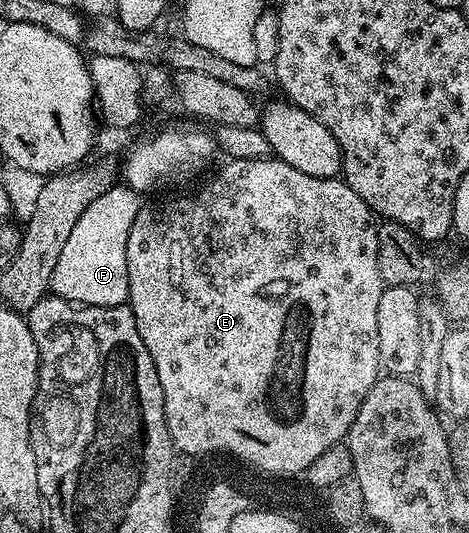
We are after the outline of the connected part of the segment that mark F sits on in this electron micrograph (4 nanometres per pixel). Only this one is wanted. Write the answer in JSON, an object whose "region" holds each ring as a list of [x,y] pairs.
{"region":[[[115,184],[99,200],[95,200],[79,216],[79,224],[67,239],[59,264],[49,281],[50,291],[56,297],[75,302],[78,306],[124,306],[129,300],[127,276],[127,236],[135,216],[141,210],[142,199],[137,191]]]}

